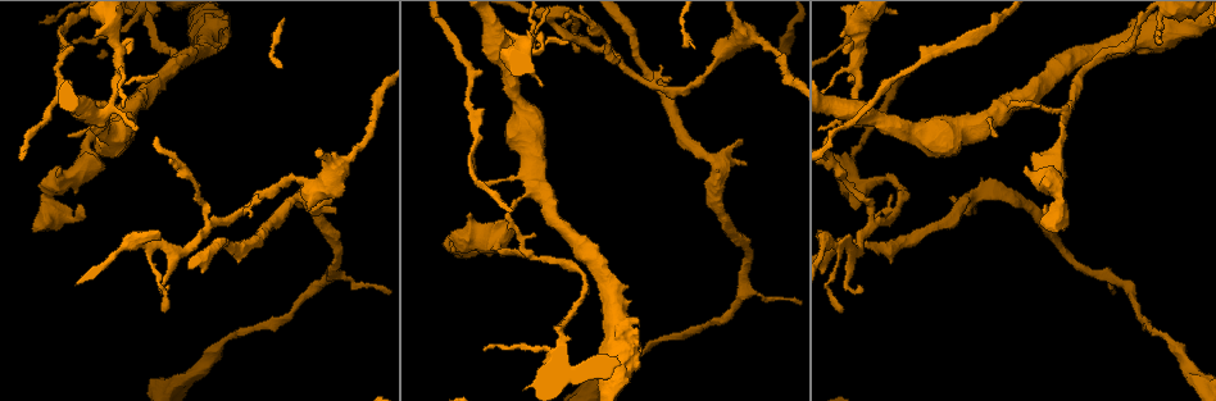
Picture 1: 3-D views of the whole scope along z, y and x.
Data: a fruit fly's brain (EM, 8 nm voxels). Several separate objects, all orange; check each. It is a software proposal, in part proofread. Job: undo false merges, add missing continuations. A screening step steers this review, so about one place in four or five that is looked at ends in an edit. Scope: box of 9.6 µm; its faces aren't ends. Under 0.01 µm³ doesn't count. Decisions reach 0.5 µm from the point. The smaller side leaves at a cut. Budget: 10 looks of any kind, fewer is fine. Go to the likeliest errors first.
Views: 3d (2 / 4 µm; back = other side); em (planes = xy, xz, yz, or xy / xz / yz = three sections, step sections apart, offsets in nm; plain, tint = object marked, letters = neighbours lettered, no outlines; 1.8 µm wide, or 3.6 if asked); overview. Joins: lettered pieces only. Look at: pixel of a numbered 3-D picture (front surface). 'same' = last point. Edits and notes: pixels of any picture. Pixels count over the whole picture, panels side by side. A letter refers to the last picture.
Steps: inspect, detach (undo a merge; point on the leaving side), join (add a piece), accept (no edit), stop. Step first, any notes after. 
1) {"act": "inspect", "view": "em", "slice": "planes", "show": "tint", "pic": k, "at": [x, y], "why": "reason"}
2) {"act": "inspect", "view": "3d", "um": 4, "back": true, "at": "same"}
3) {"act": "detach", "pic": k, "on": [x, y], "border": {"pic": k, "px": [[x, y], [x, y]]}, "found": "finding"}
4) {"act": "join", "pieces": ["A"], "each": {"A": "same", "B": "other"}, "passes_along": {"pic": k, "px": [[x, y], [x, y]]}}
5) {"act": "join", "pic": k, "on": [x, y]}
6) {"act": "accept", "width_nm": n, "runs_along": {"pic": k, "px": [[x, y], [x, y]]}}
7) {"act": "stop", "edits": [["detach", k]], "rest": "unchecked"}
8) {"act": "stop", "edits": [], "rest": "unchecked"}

{"act": "inspect", "view": "3d", "um": 2, "pic": 1, "at": [975, 209]}

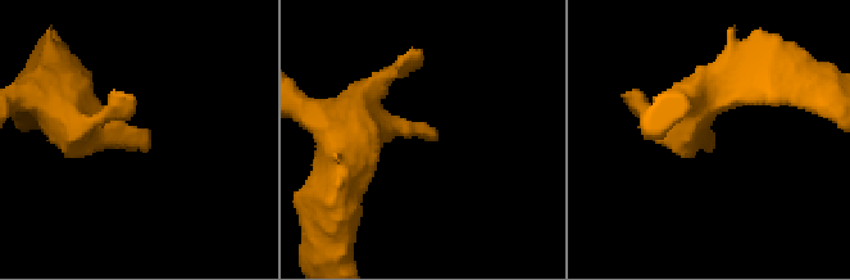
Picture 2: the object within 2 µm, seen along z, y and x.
{"act": "inspect", "view": "em", "slice": "planes", "show": "tint", "pic": 2, "at": [432, 139], "why": "shape alone is not enough"}

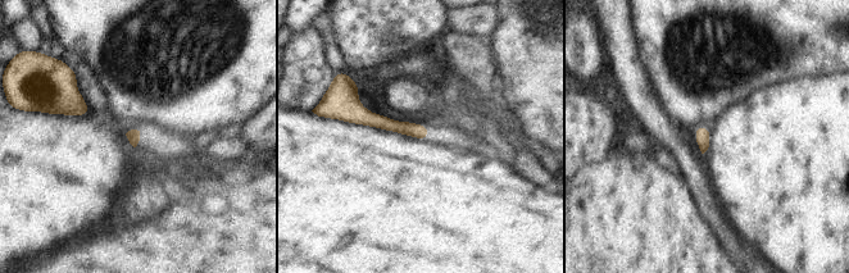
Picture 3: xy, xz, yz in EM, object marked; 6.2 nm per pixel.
{"act": "inspect", "view": "em", "slice": "planes", "show": "letters", "at": "same"}

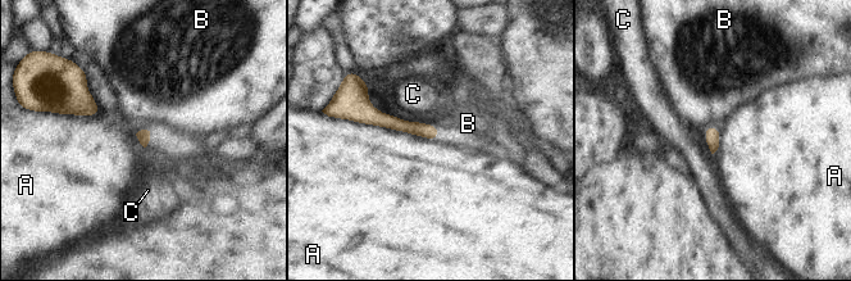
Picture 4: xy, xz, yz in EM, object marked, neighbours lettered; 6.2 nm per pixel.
{"act": "accept", "longest_contact_nm": ["A", 600], "each": {"A": "other", "B": "other", "C": "other"}, "found": "none of them fits"}

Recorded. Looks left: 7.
{"act": "inspect", "view": "em", "slice": "yz", "step": 8, "show": "tint", "pic": 1, "at": [661, 66], "why": "free end"}

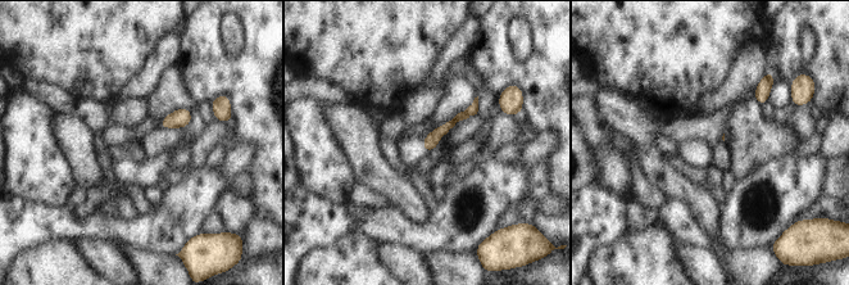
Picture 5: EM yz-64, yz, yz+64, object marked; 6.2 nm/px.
{"act": "inspect", "view": "em", "slice": "planes", "show": "letters", "at": "same"}

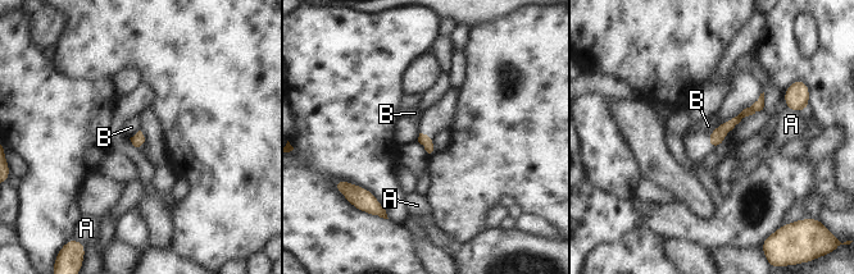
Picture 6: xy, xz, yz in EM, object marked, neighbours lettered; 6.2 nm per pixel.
{"act": "accept", "each": {"A": "other", "B": "other"}, "border": {"pic": 6, "px": [[721, 122], [709, 133]]}, "found": "no lettered piece goes on from it"}

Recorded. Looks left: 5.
{"act": "inspect", "view": "em", "um": 3.6, "slice": "xz", "step": 16, "show": "tint", "pic": 1, "at": [117, 90], "why": "a fork"}

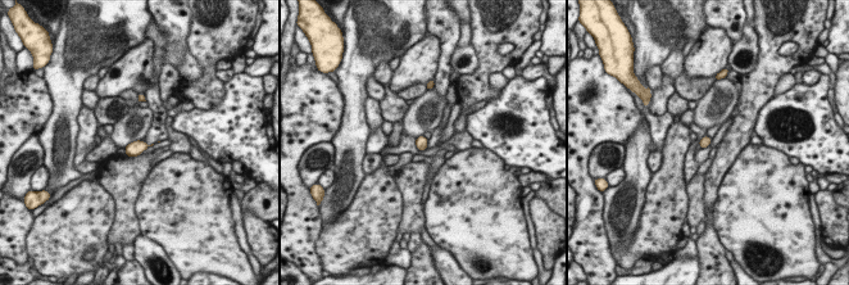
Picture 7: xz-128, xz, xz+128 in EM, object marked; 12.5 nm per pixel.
{"act": "inspect", "view": "em", "um": 3.6, "slice": "planes", "show": "letters", "at": "same"}

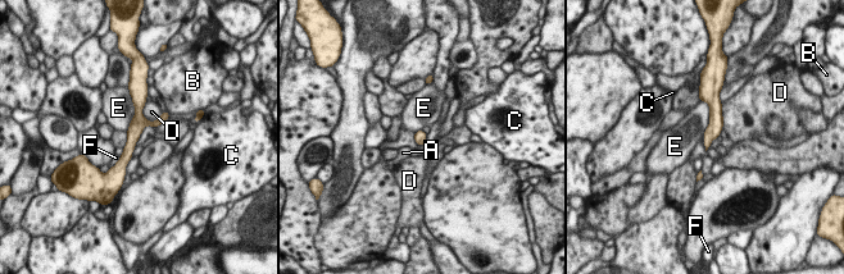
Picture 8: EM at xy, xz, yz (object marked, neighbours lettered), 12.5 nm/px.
{"act": "accept", "width_nm": 160, "each": {"A": "other", "B": "other", "C": "other", "D": "other", "E": "other", "F": "other"}, "found": "one cell here"}

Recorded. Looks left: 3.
{"act": "inspect", "view": "3d", "um": 4, "pic": 1, "at": [126, 111], "why": "a fork"}

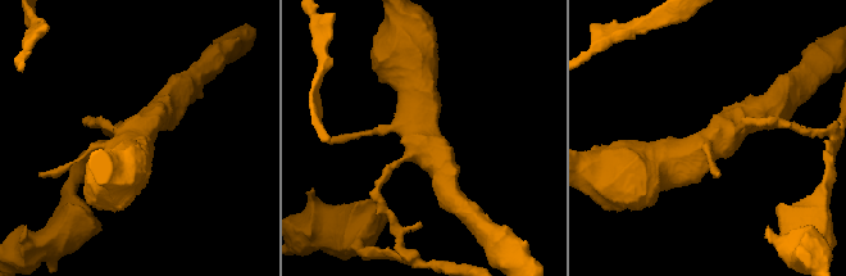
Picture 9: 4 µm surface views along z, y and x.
{"act": "inspect", "view": "em", "slice": "yz", "step": 8, "show": "tint", "pic": 9, "at": [138, 132]}

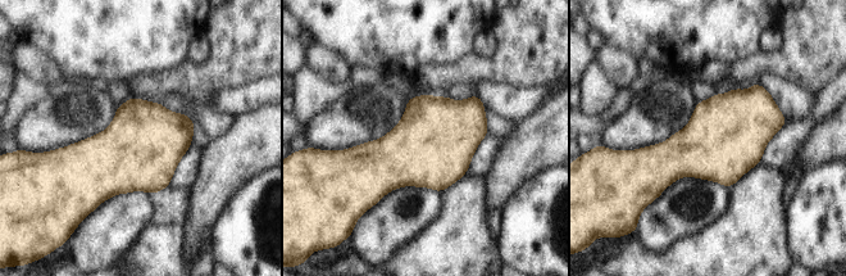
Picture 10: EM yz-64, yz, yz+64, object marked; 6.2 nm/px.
{"act": "inspect", "view": "em", "slice": "planes", "show": "letters", "at": "same", "why": "another direction"}

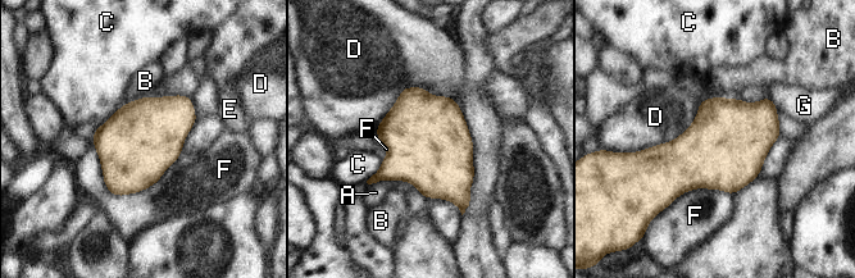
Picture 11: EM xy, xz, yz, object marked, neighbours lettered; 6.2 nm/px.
{"act": "accept", "each": {"A": "other", "B": "other", "C": "other", "D": "other", "E": "other", "F": "other", "G": "other"}, "border": {"pic": 11, "px": [[460, 105], [404, 87], [374, 128]]}, "found": "one cell here"}

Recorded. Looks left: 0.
{"act": "stop", "edits": [], "rest": "unchecked"}

